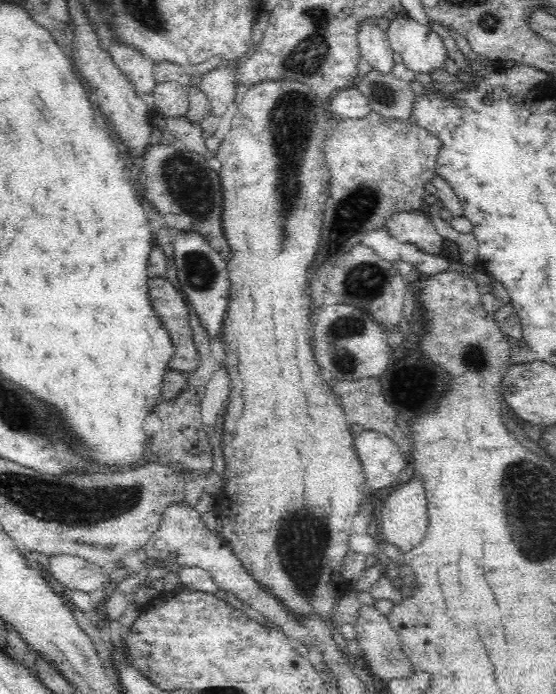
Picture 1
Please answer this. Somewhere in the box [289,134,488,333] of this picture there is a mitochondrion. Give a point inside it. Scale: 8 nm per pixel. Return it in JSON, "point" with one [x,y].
{"point":[354,213]}

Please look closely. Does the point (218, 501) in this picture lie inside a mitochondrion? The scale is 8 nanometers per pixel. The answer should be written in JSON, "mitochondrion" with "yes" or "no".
{"mitochondrion":"no"}

